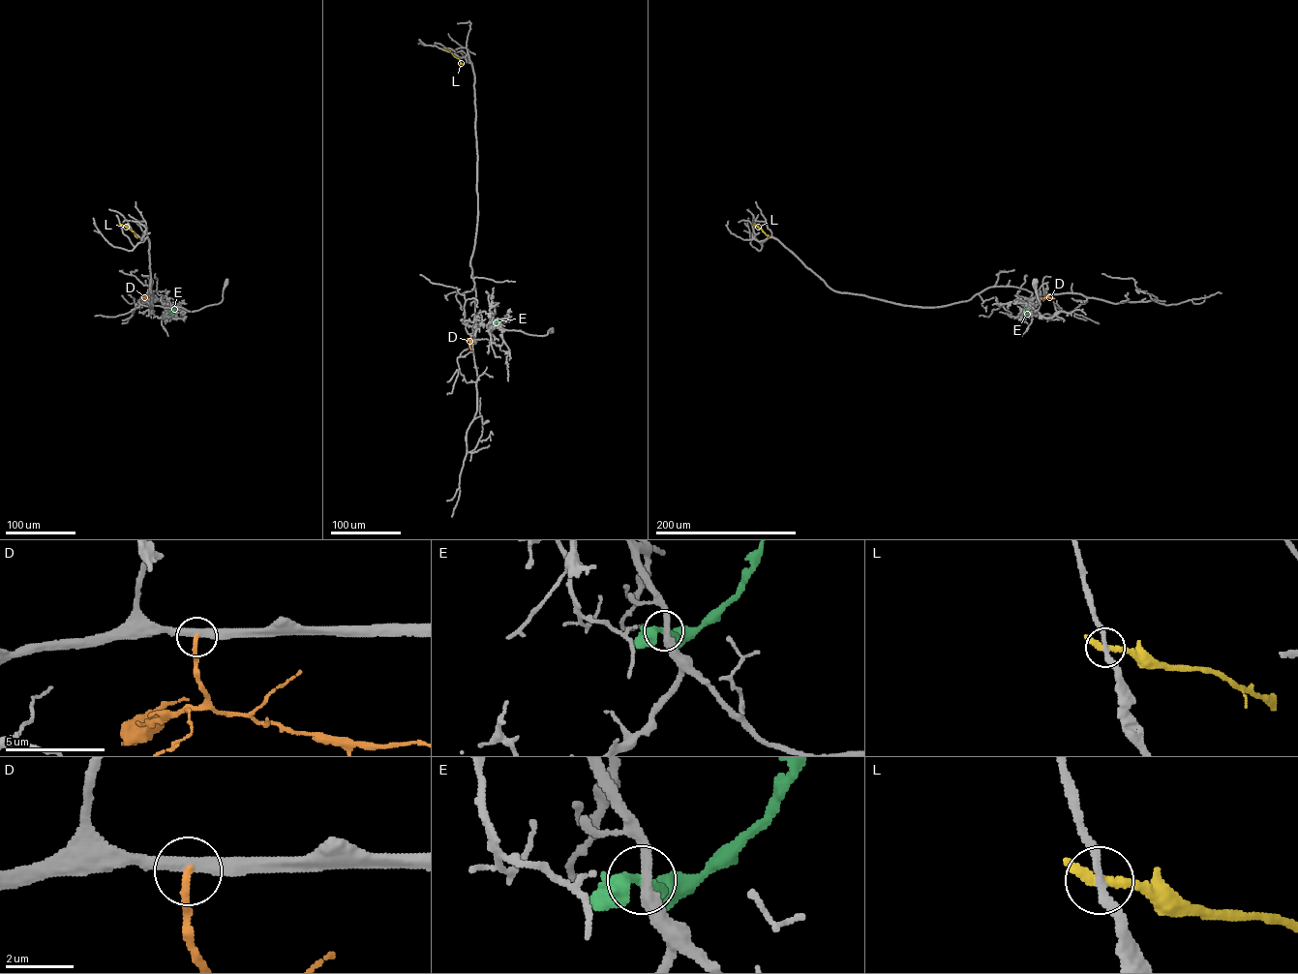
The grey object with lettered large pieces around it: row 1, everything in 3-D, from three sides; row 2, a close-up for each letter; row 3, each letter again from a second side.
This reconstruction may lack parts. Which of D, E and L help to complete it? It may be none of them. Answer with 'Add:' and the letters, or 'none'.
Add: none

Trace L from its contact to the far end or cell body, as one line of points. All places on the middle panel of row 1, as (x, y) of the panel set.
L: (445, 47), (463, 64)

